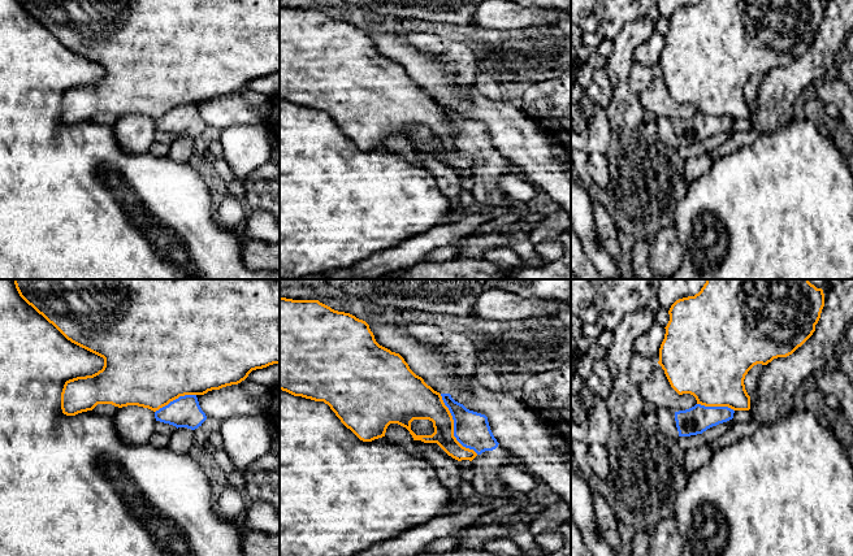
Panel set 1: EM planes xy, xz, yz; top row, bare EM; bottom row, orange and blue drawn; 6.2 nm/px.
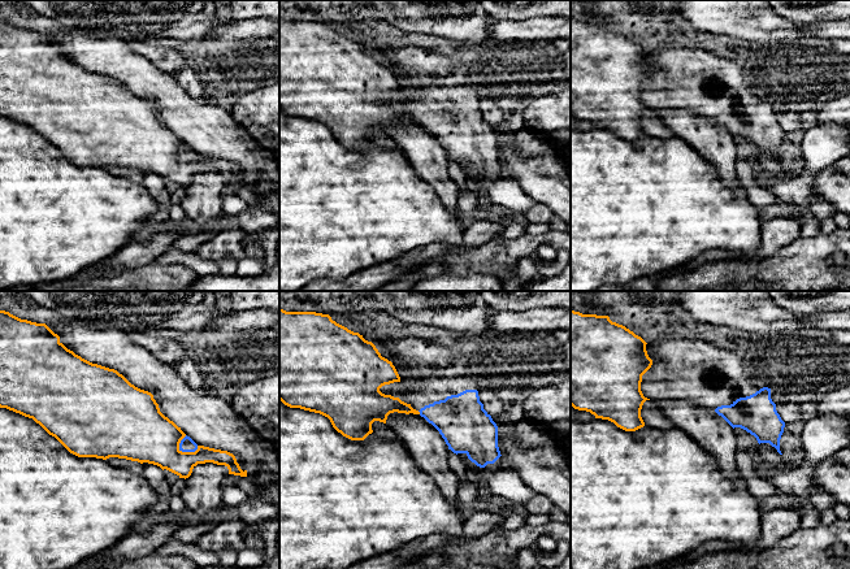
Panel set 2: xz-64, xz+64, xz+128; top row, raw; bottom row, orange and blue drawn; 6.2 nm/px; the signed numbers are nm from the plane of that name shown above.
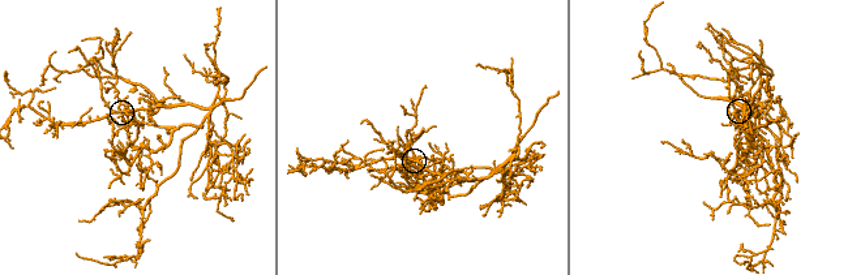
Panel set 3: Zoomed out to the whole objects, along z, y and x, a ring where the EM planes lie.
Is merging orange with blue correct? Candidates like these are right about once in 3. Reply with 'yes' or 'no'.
no

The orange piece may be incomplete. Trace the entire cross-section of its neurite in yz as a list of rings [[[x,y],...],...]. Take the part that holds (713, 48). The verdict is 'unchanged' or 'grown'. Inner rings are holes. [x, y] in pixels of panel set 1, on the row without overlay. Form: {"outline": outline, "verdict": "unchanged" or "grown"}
{"outline": [[[700,0],[671,14],[658,73],[679,104],[690,103],[705,116],[749,120],[750,105],[744,94],[748,81],[757,73],[767,74],[774,68],[787,66],[801,56],[815,40],[823,16],[823,0]]], "verdict": "unchanged"}

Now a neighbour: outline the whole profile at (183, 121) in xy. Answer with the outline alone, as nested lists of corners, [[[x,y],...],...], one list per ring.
[[[185,104],[155,121],[156,130],[178,136],[198,138],[207,129],[196,104]]]

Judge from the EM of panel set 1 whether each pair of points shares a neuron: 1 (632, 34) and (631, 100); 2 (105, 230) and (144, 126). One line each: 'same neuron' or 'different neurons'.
1: same neuron
2: different neurons

